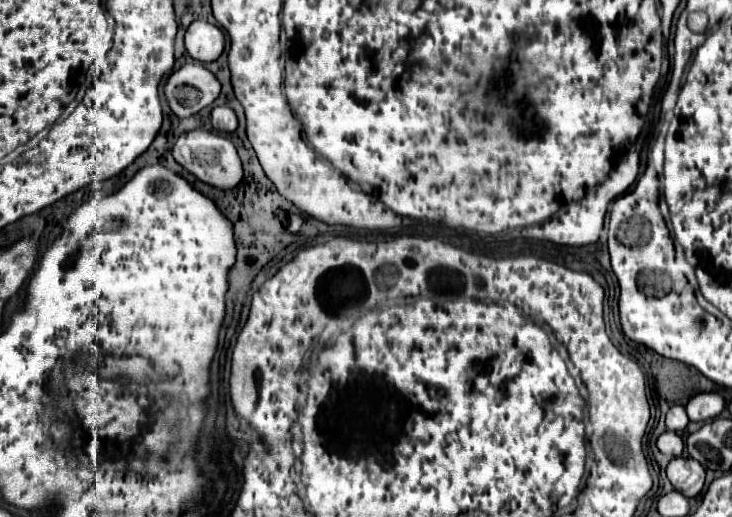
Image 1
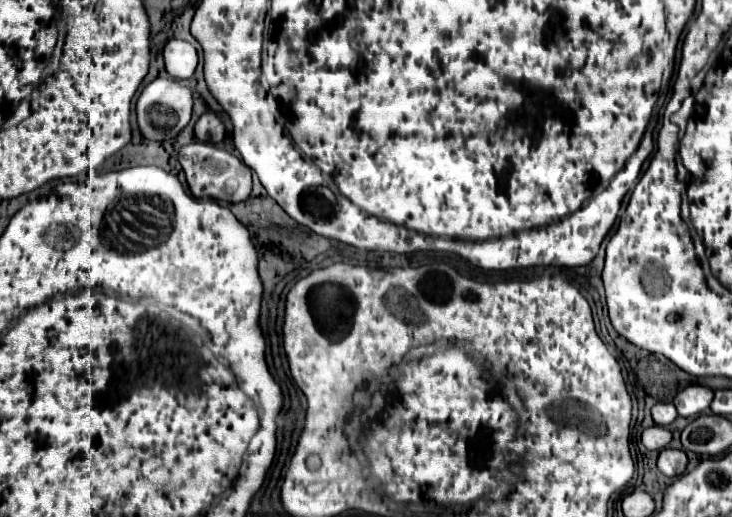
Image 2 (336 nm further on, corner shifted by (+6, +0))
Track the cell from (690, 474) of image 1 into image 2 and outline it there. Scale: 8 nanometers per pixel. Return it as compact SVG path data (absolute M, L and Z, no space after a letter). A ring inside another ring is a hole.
M663 449L657 459L657 467L667 477L681 477L687 467L687 455L677 449Z

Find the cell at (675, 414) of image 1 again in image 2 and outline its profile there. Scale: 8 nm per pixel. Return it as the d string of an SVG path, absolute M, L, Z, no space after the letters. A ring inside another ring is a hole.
M657 403L653 409L651 409L651 415L653 415L653 421L655 425L661 425L661 427L667 427L675 421L677 417L677 409L673 403Z

